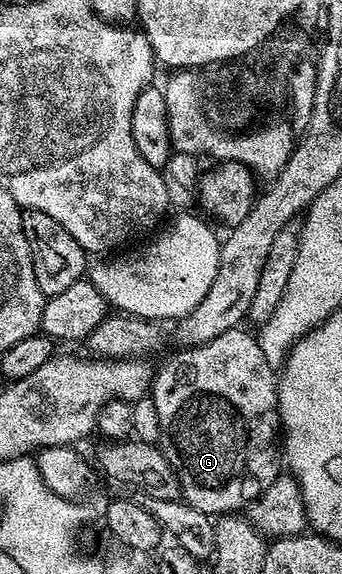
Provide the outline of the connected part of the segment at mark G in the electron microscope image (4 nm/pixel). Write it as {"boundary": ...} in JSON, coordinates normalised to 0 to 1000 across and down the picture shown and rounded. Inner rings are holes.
{"boundary":[[[690,571],[670,578],[646,578],[646,585],[611,592],[599,599],[526,608],[520,611],[526,617],[506,618],[468,645],[462,639],[436,681],[447,704],[459,704],[459,726],[471,730],[471,760],[459,775],[474,784],[482,801],[494,801],[494,808],[518,829],[532,873],[620,899],[708,890],[734,876],[749,875],[775,857],[775,850],[787,850],[787,843],[798,843],[822,824],[822,744],[816,739],[810,645],[807,639],[787,634],[787,627],[775,627],[775,613],[763,613],[754,587],[737,577],[731,582],[728,577],[711,573]]]}

